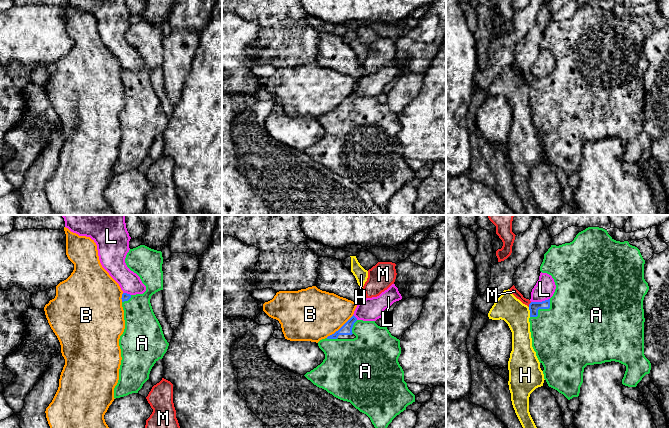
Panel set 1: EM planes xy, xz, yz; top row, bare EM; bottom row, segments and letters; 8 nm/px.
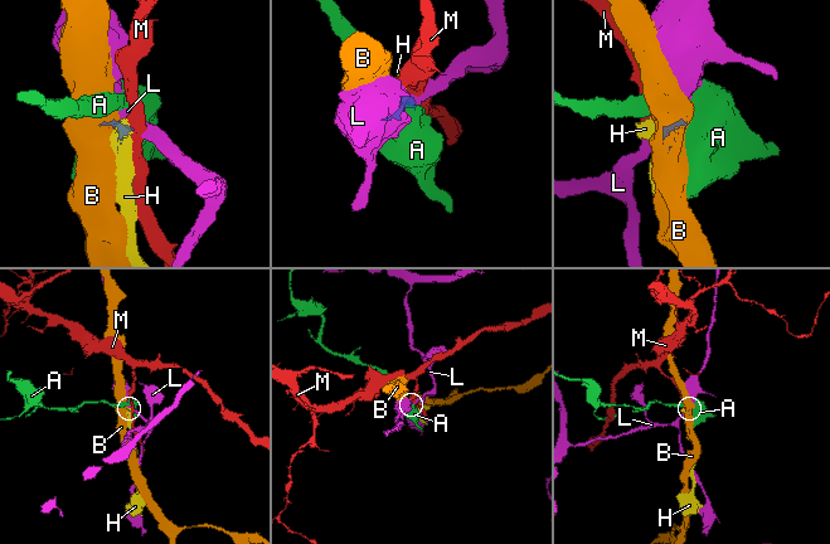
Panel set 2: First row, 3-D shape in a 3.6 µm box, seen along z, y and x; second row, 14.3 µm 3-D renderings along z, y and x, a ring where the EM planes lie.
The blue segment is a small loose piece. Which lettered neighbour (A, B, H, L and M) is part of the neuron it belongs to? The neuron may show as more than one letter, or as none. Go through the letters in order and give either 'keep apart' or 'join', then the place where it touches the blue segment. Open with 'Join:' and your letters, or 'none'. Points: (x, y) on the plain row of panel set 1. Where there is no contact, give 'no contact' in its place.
Join: A
A: join | yz (541, 84)
B: keep apart | xz (340, 104)
H: keep apart | yz (530, 88)
L: keep apart | yz (540, 78)
M: keep apart | yz (529, 80)

